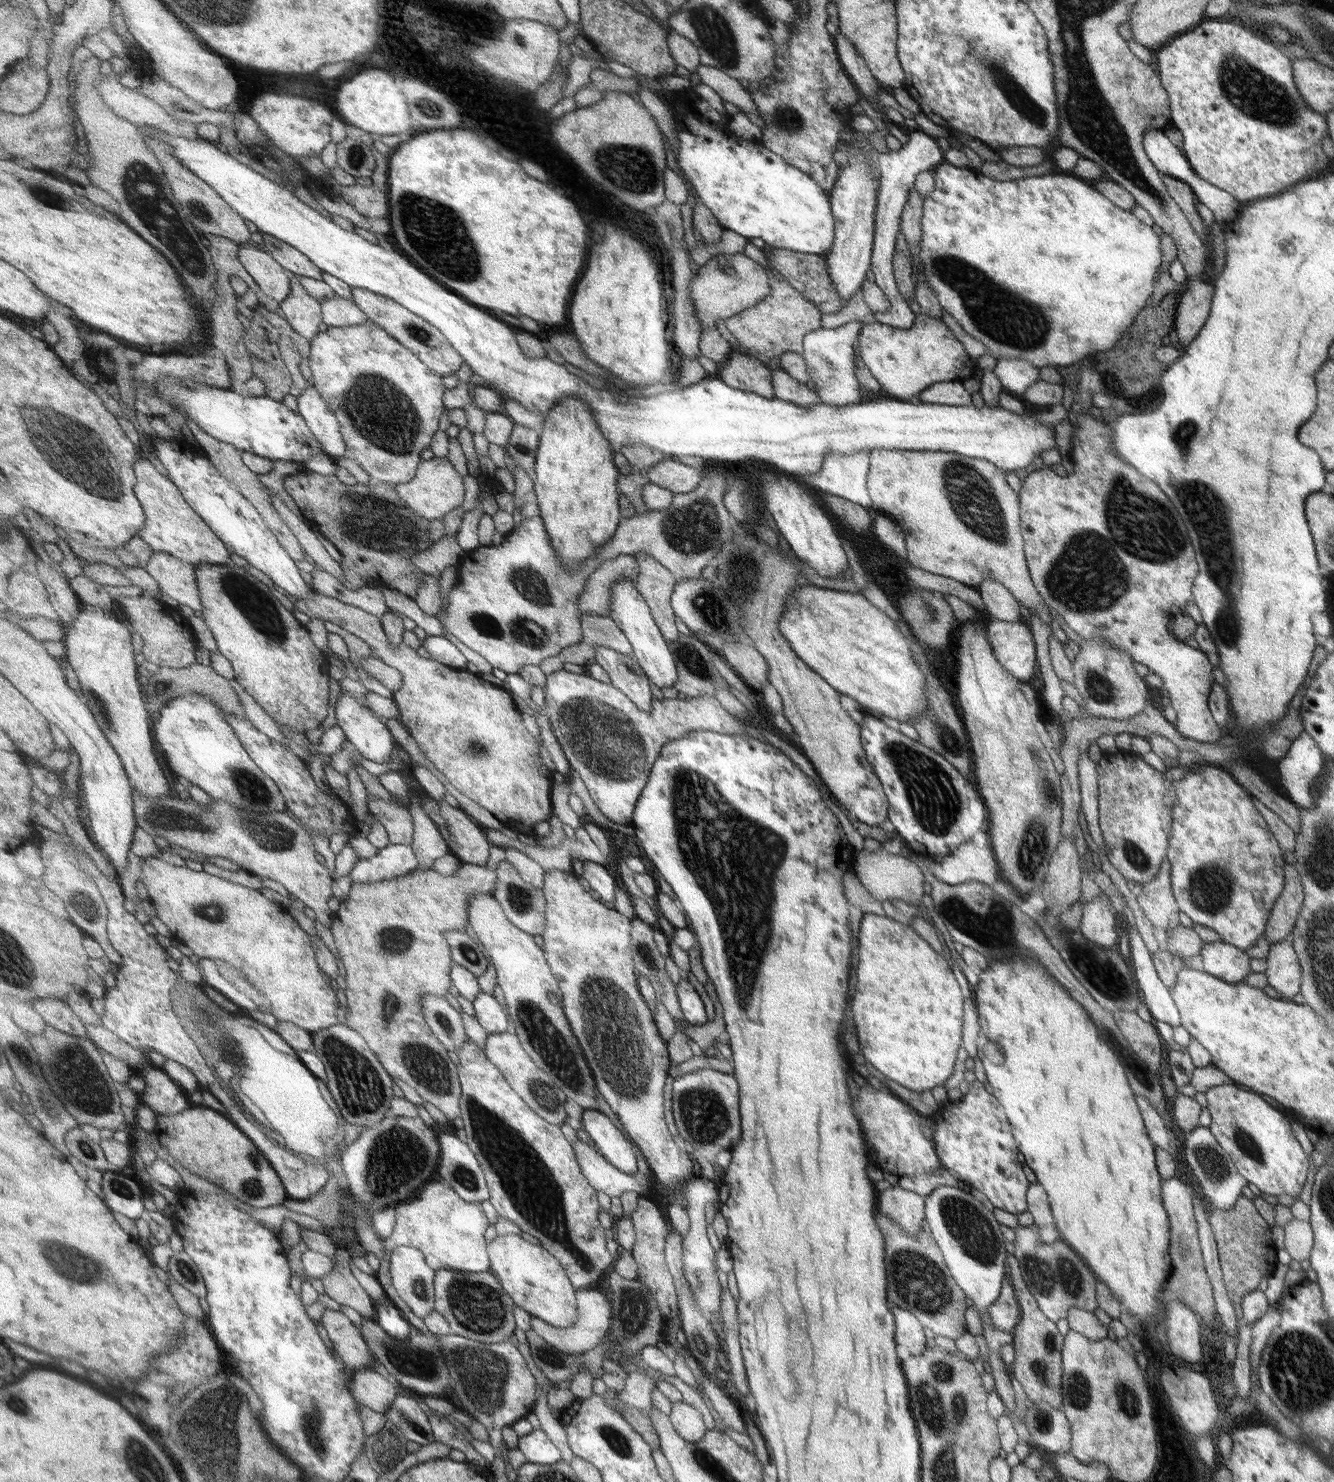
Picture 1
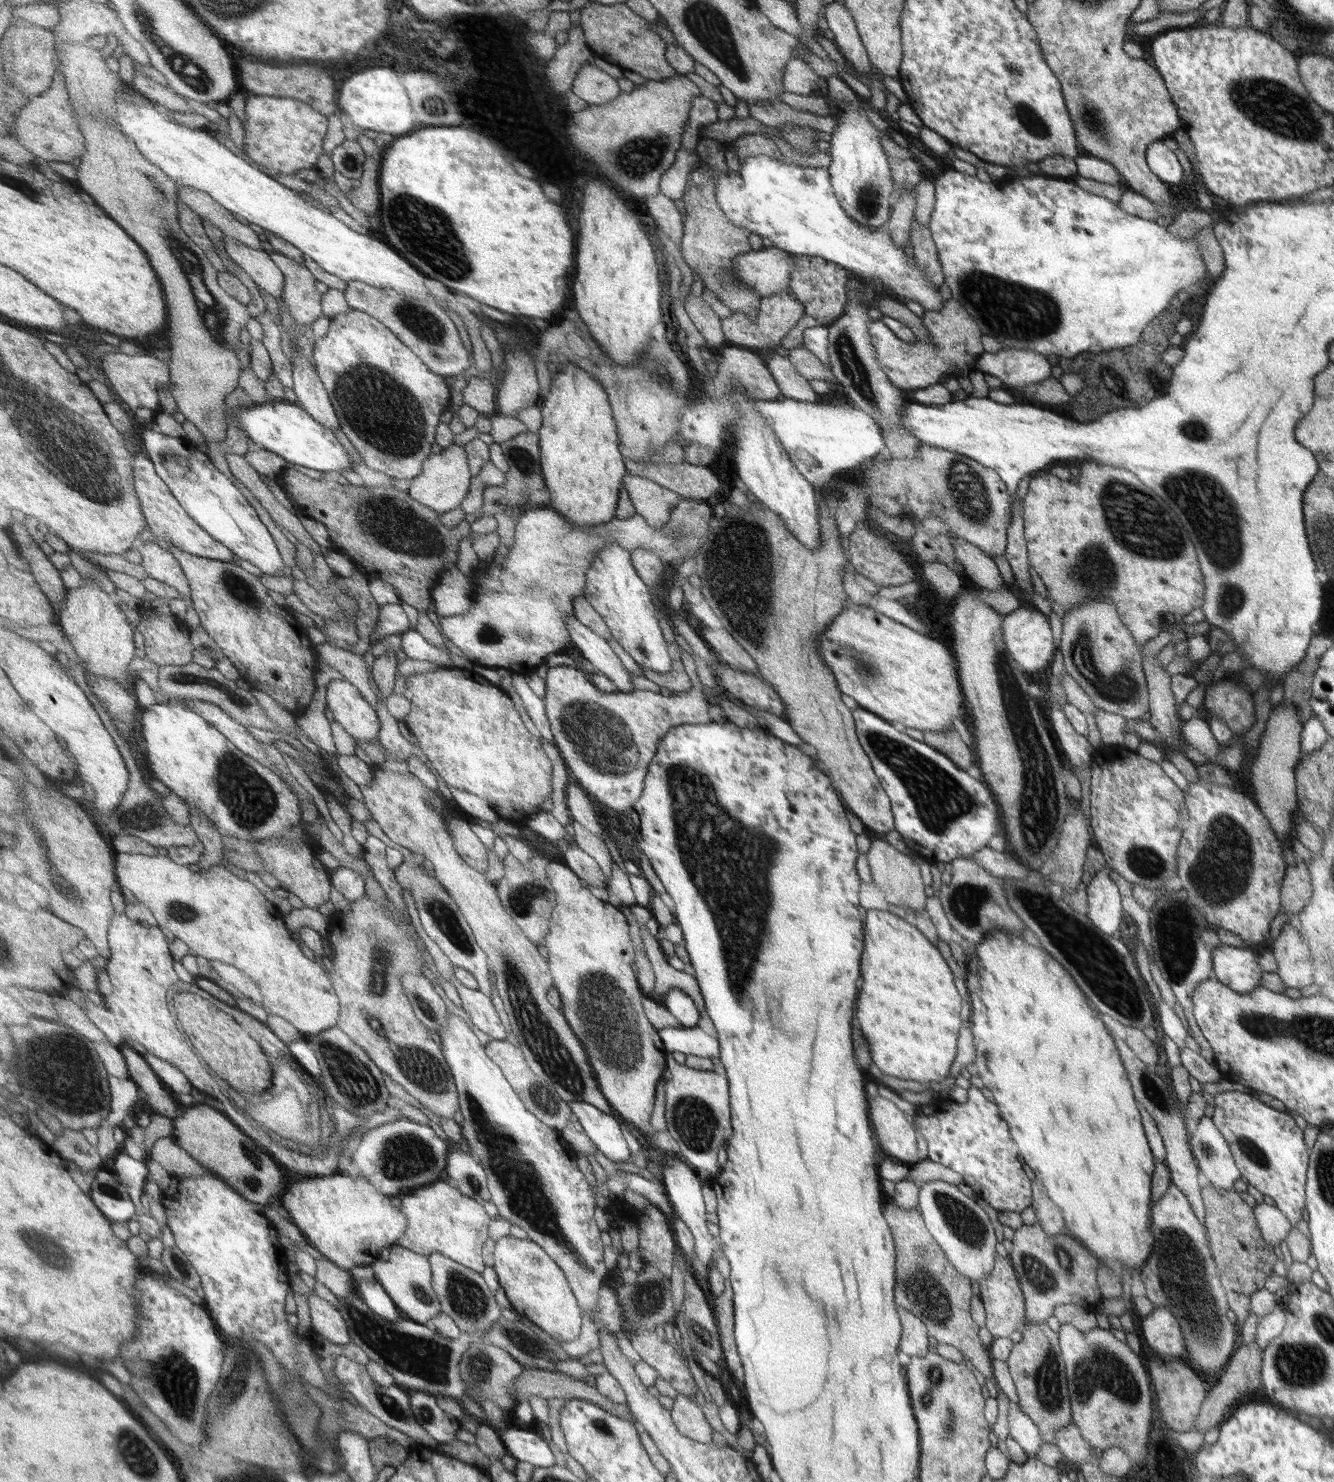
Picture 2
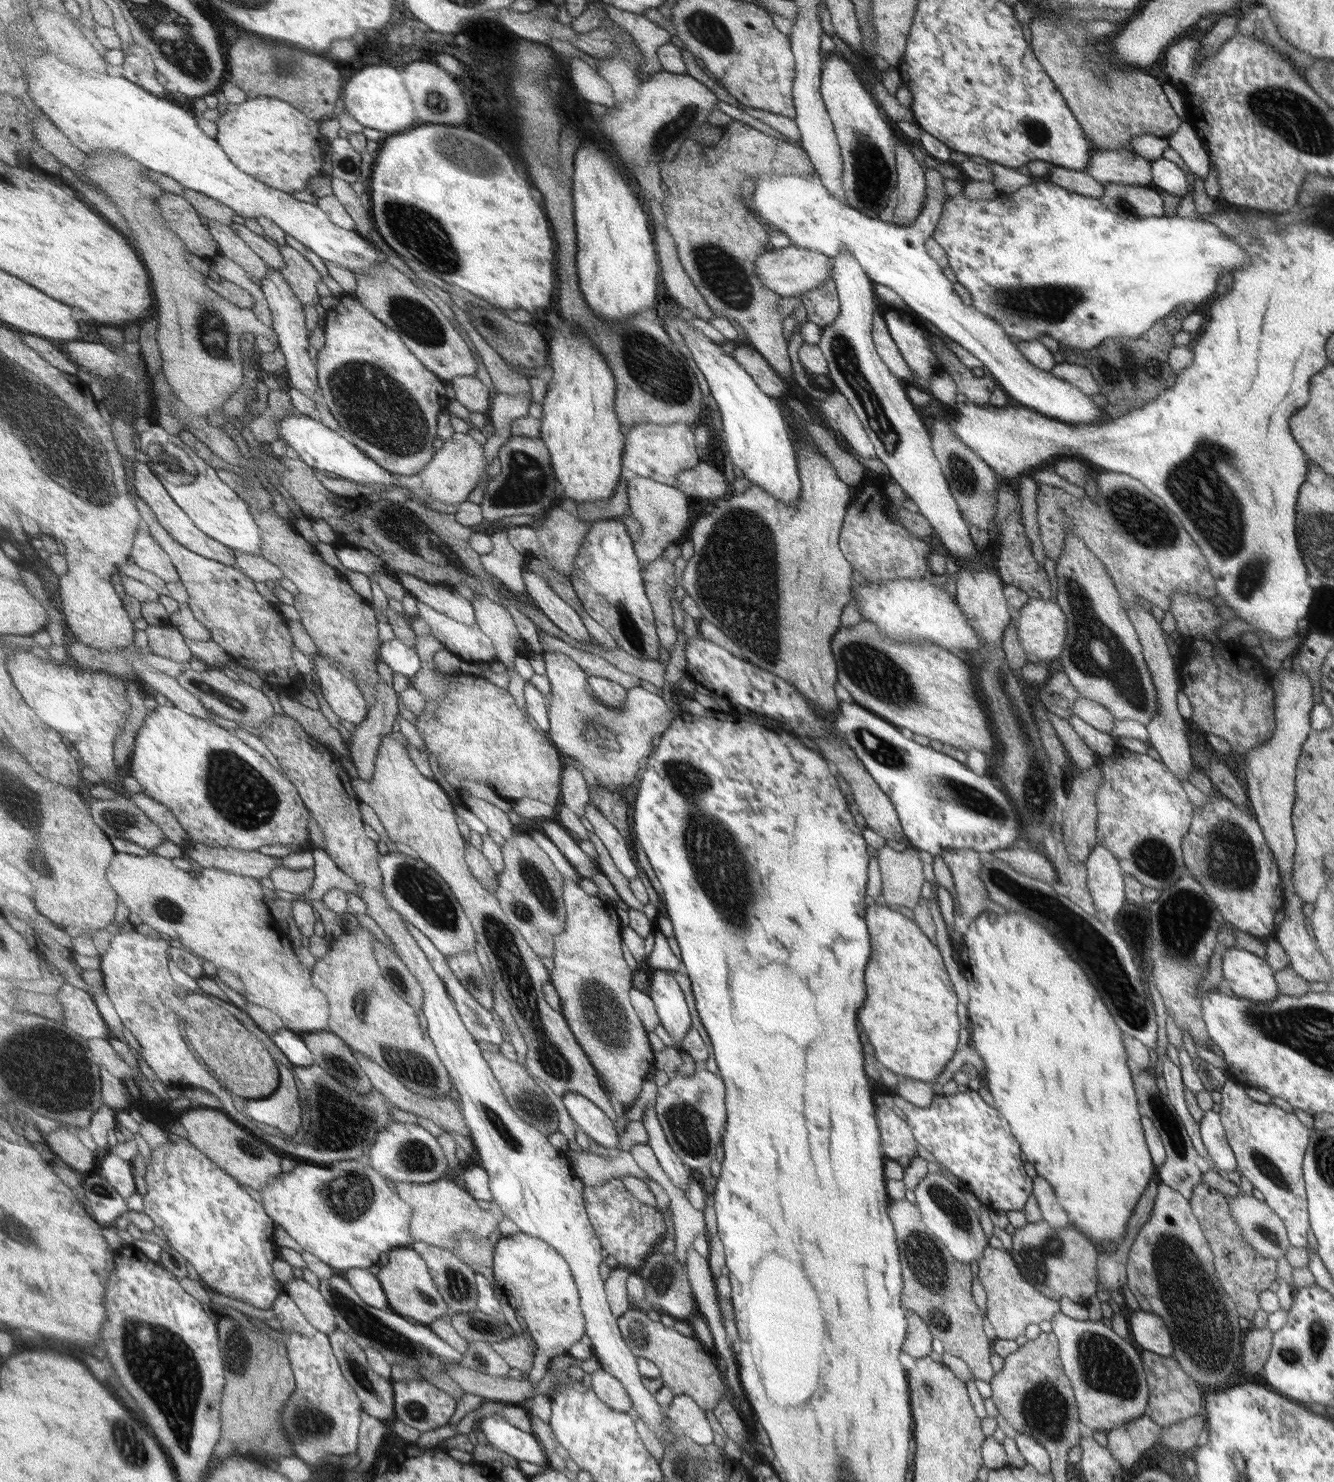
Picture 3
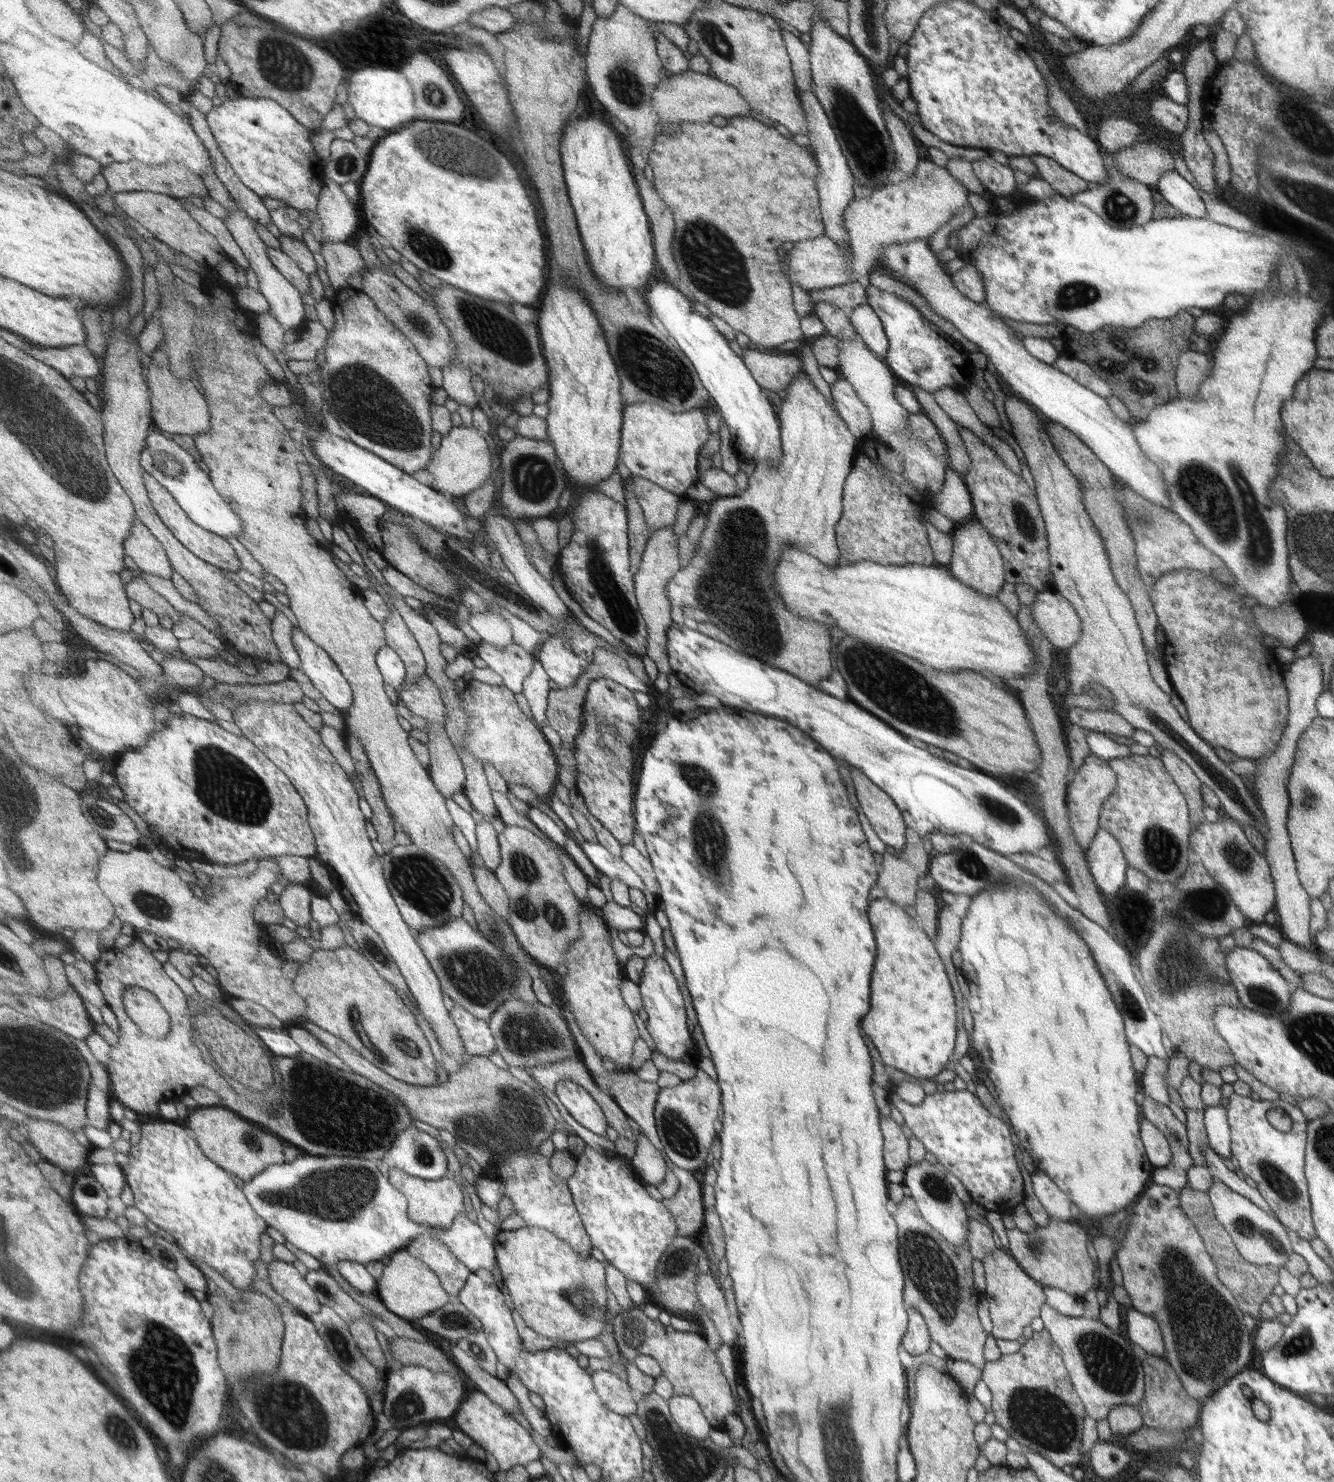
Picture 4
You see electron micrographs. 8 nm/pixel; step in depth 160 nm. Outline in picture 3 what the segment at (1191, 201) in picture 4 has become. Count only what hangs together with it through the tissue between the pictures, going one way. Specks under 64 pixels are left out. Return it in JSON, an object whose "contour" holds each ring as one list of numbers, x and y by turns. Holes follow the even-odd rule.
{"contour":[[1159,157,1151,163,1151,174,1151,183,1155,184,1157,188,1167,194,1179,197,1179,199,1185,198,1187,180,1185,179,1185,174,1175,163]]}

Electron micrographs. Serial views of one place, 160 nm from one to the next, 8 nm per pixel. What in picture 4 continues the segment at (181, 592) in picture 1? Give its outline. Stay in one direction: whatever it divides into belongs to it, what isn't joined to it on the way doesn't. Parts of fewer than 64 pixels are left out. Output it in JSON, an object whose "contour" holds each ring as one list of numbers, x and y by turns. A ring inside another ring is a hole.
{"contour":[[136,516,131,536,125,542,125,551,141,571,157,577,172,580,175,570,168,558,164,545,142,524]]}

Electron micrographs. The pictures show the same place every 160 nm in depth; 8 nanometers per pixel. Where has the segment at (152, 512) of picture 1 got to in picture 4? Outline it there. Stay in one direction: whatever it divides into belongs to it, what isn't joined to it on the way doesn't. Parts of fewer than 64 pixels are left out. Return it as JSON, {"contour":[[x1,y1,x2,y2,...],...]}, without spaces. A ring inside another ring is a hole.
{"contour":[[147,471,144,472,146,487,148,488,149,496,151,497,153,506,164,520,164,523,173,531,174,536,195,556,203,561,208,561,209,564,221,568,223,572,237,572,243,569,241,560,233,550,233,546,227,542,224,537,217,536,217,533,205,530,201,525,193,522,193,519,184,511,182,506,176,501,176,498,161,484,154,476,151,476]]}

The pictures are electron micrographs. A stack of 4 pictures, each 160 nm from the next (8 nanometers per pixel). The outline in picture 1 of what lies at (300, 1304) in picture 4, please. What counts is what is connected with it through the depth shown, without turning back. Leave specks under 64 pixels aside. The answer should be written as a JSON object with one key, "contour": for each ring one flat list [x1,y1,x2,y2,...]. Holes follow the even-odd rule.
{"contour":[[326,1308,321,1322,333,1342,334,1349,349,1369,371,1369,373,1356,362,1331,343,1312]]}

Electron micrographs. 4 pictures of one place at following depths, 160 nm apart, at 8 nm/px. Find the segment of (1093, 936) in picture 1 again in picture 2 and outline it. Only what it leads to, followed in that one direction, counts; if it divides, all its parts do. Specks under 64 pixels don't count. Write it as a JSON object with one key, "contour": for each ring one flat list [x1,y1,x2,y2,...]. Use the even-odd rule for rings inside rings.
{"contour":[[1110,868,1098,870,1086,884,1087,916,1105,934,1114,934,1121,924,1121,896,1117,886,1109,877]]}

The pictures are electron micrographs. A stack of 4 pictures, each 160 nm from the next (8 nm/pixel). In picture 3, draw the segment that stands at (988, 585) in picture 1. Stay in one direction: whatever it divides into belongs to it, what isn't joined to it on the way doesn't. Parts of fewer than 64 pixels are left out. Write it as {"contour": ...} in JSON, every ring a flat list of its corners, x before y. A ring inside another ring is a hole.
{"contour":[[847,249,832,256,830,277,833,279,836,288,838,315,831,324,823,327,823,334,820,336,819,344,816,345,825,357,828,366,826,375,833,382,833,386,851,405,856,417,862,424,863,431,871,441,876,457,885,464,888,477,892,478,895,484,899,484,907,498,914,502,915,506,918,506,918,513,928,520,934,530,934,535,940,540,945,552,955,559,976,558,980,552,969,537,966,522,963,520,953,495,950,493,940,462,933,454,929,429,914,409,915,406,909,402,905,392,906,385,889,372,889,369,875,351,870,333,871,317,873,311,877,309,877,306,873,303,873,283,867,278,858,260,855,260,855,257]]}

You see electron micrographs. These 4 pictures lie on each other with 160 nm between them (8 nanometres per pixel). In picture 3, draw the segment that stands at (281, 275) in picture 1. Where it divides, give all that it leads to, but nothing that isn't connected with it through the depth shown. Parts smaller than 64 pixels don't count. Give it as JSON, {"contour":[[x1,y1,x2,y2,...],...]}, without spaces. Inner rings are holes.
{"contour":[[207,220,210,233,218,241,221,254,242,266,250,275,263,281,268,273,268,264,241,238,232,225]]}

